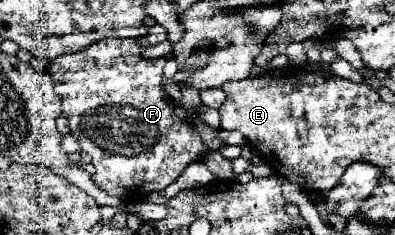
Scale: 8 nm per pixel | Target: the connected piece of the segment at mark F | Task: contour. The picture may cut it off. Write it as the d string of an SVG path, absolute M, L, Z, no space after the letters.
M106 37L99 42L89 46L84 51L80 51L74 54L62 55L51 61L48 66L48 72L54 82L54 91L63 99L63 113L65 113L65 119L69 123L69 129L71 129L71 135L81 143L81 151L85 151L87 155L91 155L91 163L95 165L95 175L91 177L93 183L103 189L107 195L111 197L119 197L123 201L141 201L147 193L151 191L163 191L167 185L171 185L185 169L187 165L199 161L201 157L205 157L207 153L211 151L221 151L225 147L225 143L221 141L221 129L213 129L209 127L195 111L189 111L181 105L177 105L173 99L167 97L165 89L163 89L163 66L167 63L167 57L157 57L157 59L145 59L141 56L141 46L138 39L134 38L114 38Z

